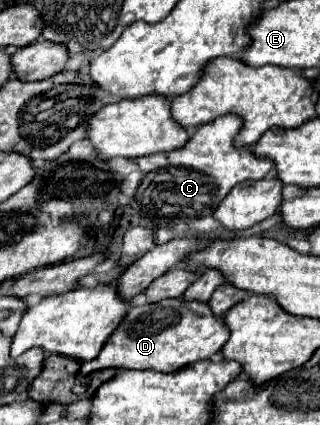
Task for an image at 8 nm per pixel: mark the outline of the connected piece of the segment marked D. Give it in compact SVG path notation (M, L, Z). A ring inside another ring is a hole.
M171 298L171 300L161 300L155 304L133 304L125 318L121 320L121 324L115 328L115 332L107 338L107 342L103 344L101 352L97 358L93 358L89 364L83 366L83 370L89 366L89 370L85 370L85 374L95 372L95 370L103 370L103 368L127 368L127 370L157 370L157 372L177 372L179 368L185 368L193 362L199 360L209 360L213 354L217 354L223 344L229 340L229 330L225 328L223 320L217 318L211 310L209 304L205 302L191 302L191 304L183 304L181 298Z

